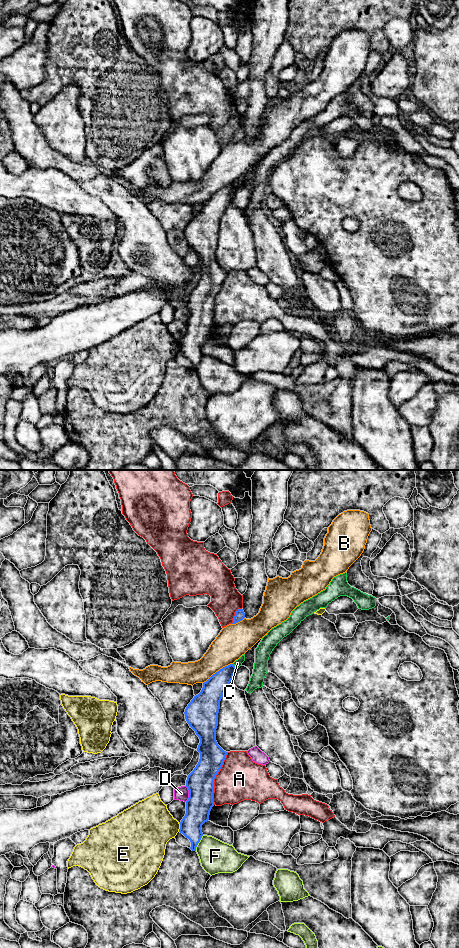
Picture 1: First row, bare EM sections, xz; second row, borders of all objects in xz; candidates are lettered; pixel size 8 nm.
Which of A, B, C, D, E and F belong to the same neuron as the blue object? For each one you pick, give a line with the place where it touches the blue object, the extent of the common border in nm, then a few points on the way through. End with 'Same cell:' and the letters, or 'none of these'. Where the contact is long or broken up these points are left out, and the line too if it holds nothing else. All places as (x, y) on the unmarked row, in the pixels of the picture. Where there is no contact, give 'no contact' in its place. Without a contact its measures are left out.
Same cell: none of these

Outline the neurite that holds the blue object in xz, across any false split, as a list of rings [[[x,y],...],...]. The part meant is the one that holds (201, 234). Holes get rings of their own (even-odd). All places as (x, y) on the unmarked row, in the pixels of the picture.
[[[230,184],[213,194],[203,203],[201,212],[194,216],[184,232],[187,243],[200,259],[197,268],[200,279],[186,300],[189,318],[179,349],[190,360],[192,371],[196,371],[203,356],[202,345],[209,340],[214,326],[214,299],[227,275],[216,261],[216,249],[220,221],[236,189],[234,184]]]

